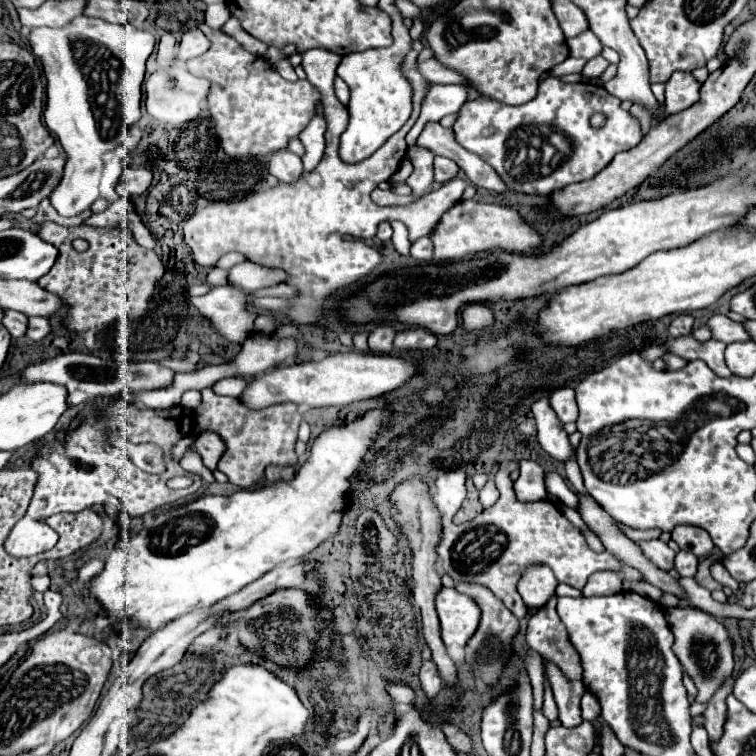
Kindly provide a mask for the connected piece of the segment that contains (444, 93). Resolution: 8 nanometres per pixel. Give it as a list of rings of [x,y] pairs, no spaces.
[[[430,84],[430,88],[426,90],[426,100],[422,100],[420,118],[406,136],[408,146],[416,144],[426,122],[432,122],[432,120],[438,122],[446,114],[458,112],[466,102],[466,94],[468,94],[468,88],[462,84]]]

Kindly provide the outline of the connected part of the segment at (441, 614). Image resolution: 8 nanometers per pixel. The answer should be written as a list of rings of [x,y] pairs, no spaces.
[[[440,588],[436,596],[436,612],[442,626],[442,640],[446,646],[460,644],[472,638],[478,628],[480,608],[470,596],[460,594],[456,588]]]

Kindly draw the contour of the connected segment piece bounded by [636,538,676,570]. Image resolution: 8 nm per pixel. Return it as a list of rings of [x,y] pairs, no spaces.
[[[656,538],[656,540],[644,540],[644,542],[638,540],[636,544],[638,544],[638,548],[642,548],[642,552],[646,552],[648,560],[654,562],[658,568],[662,568],[662,570],[670,570],[672,568],[676,552],[666,542]]]

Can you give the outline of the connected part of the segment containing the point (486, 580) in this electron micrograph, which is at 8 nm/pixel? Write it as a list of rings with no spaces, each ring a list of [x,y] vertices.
[[[504,462],[494,476],[500,498],[494,506],[480,512],[474,520],[464,524],[454,524],[452,518],[460,510],[466,497],[466,474],[463,470],[441,472],[436,478],[432,502],[440,512],[442,536],[436,546],[440,560],[444,560],[444,572],[452,576],[454,582],[476,582],[490,588],[504,606],[516,616],[526,614],[524,600],[516,592],[516,582],[522,570],[534,562],[548,564],[554,576],[564,584],[574,588],[584,588],[588,576],[598,570],[618,570],[620,564],[610,556],[610,552],[596,554],[588,548],[584,536],[566,520],[566,516],[548,500],[520,502],[514,494],[510,470],[518,468],[518,462]]]

